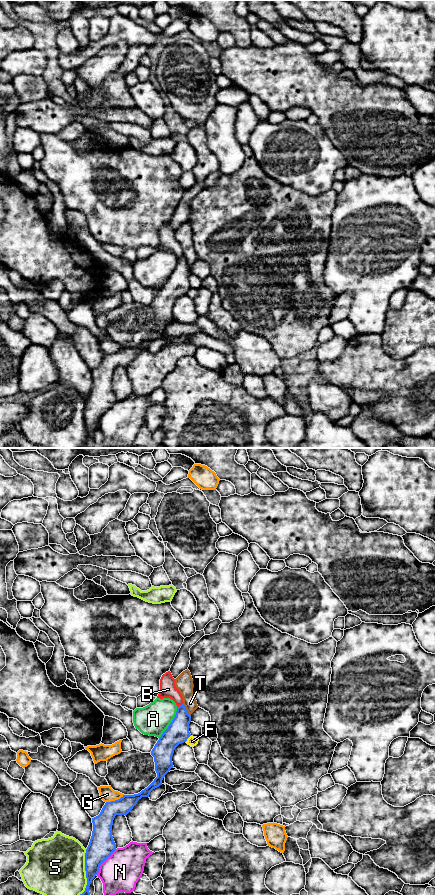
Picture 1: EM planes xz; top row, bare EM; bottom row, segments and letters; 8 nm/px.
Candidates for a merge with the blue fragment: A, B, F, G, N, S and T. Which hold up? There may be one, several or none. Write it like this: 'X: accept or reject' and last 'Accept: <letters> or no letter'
A: reject
B: reject
F: reject
G: reject
N: reject
S: reject
T: reject
Accept: no letter

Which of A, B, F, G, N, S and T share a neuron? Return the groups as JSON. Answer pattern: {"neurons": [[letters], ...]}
{"neurons": [["A"], ["B"], ["F"], ["G"], ["N"], ["S"], ["T"]]}

